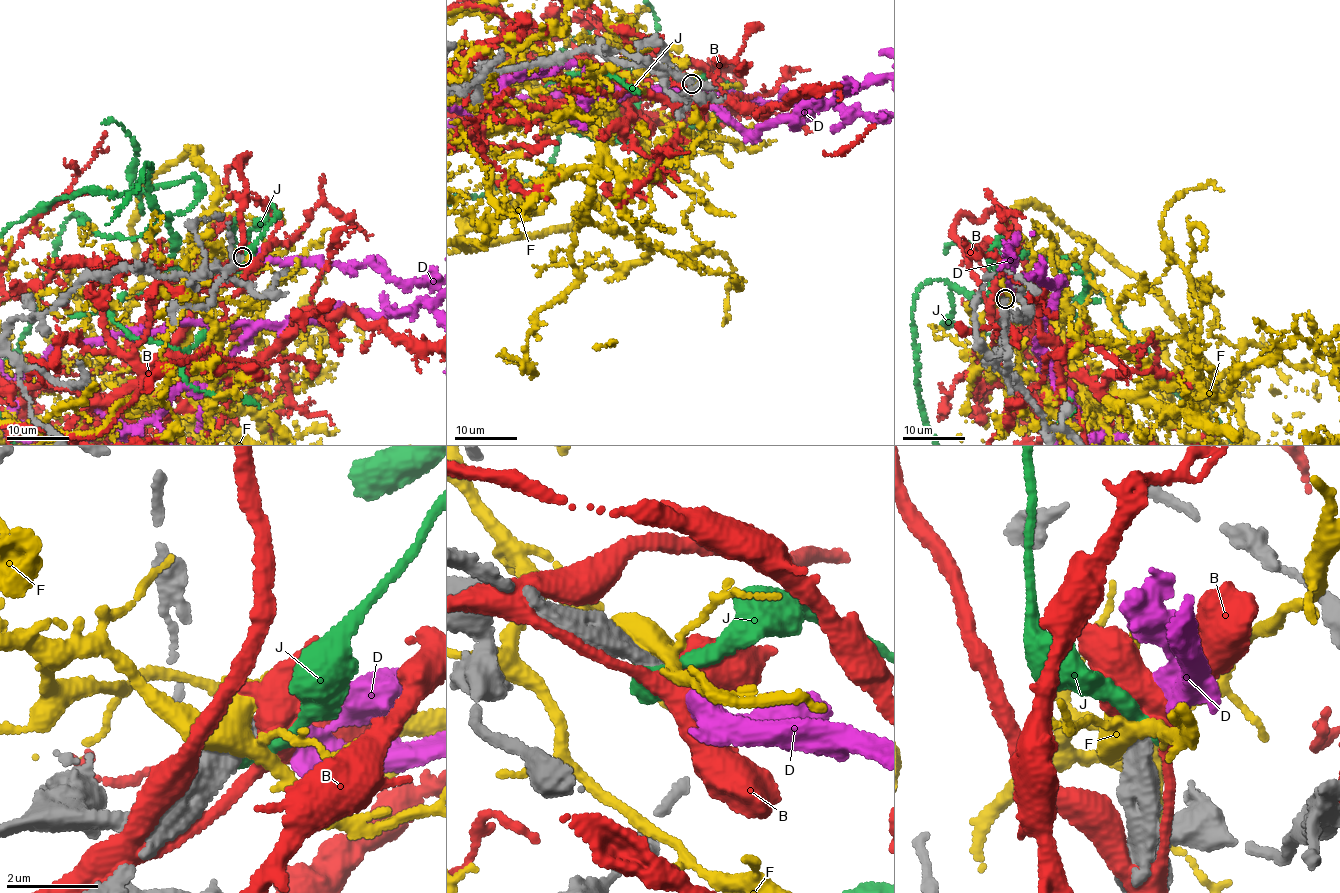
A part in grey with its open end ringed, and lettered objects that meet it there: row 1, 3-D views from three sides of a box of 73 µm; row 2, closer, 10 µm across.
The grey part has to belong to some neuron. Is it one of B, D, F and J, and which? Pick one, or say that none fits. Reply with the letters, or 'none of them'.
D

